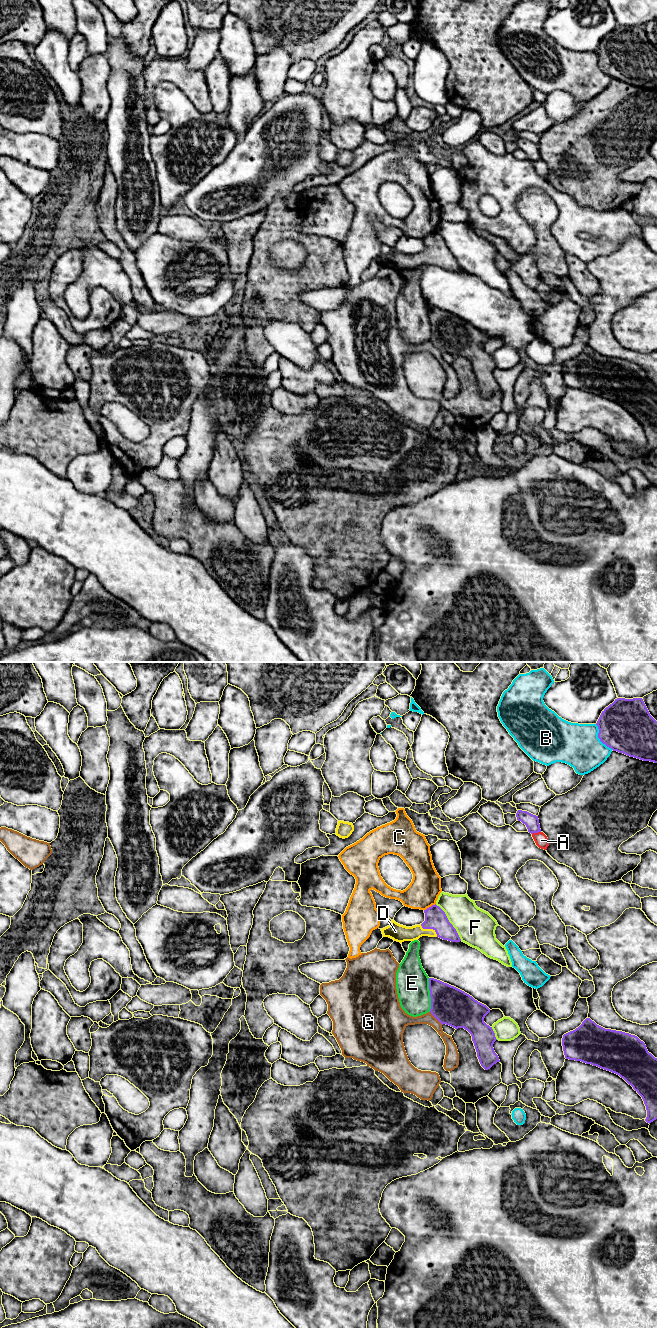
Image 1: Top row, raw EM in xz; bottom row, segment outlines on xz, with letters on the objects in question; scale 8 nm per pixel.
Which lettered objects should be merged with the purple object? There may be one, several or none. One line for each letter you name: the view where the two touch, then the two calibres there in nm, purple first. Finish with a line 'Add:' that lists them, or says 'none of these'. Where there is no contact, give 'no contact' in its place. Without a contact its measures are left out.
D: contact in xz; calibres 180 and 140 nm
Add: D

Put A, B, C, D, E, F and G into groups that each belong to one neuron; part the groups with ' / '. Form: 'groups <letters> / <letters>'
groups A / B / C / D / E / F / G

